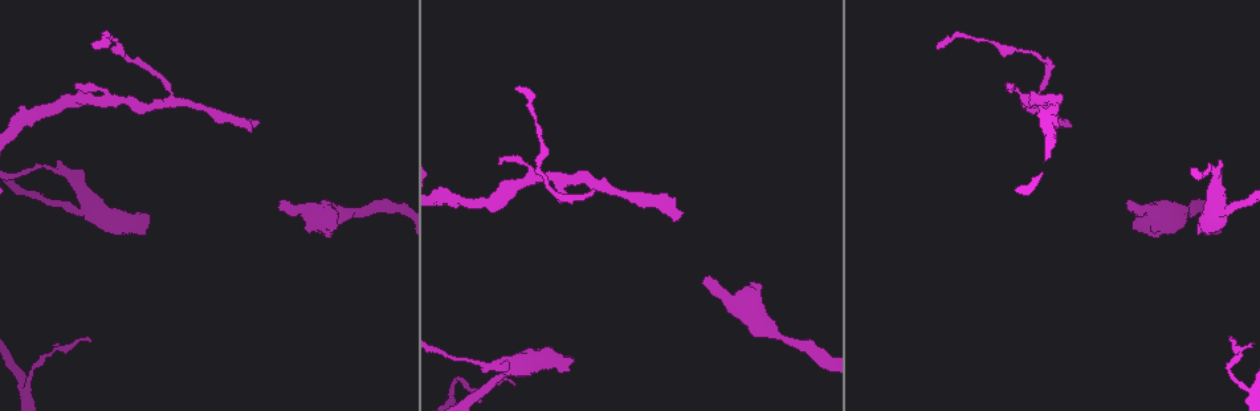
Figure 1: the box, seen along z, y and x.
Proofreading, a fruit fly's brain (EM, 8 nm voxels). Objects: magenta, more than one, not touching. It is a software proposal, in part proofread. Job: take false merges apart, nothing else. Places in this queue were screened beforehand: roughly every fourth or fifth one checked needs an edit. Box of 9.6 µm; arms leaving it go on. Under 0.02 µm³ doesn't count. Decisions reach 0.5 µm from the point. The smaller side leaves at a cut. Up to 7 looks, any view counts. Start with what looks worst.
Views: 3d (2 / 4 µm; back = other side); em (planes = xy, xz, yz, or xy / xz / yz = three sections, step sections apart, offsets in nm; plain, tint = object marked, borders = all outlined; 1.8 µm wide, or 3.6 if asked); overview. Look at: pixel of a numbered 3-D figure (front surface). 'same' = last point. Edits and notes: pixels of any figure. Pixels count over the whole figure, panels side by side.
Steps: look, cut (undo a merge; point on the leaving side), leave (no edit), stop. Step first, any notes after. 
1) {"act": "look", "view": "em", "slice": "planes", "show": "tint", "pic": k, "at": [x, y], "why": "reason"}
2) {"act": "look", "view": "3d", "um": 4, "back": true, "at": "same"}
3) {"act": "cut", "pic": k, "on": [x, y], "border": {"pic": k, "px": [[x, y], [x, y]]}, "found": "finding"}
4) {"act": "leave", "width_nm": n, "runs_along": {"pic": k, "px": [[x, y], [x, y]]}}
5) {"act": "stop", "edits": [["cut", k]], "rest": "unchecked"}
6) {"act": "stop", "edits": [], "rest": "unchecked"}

{"act": "look", "view": "em", "slice": "planes", "show": "tint", "pic": 1, "at": [517, 366], "why": "arms part here"}

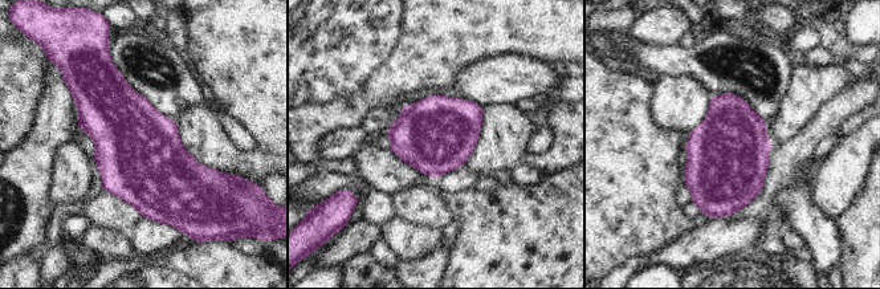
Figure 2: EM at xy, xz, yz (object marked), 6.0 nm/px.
{"act": "leave", "found": "one neuron here"}

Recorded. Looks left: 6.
{"act": "look", "view": "em", "slice": "yz", "step": 16, "show": "tint", "pic": 1, "at": [1245, 389], "why": "sudden change in width"}

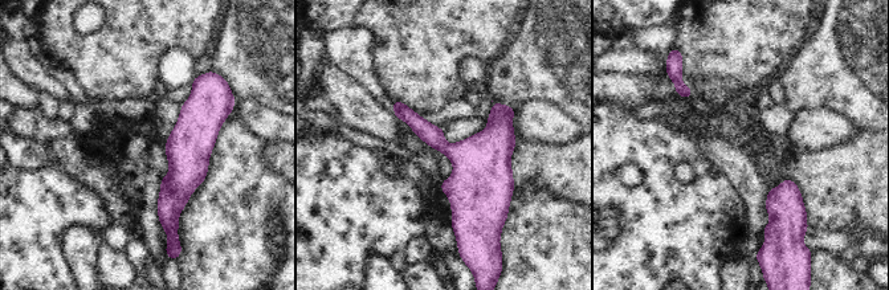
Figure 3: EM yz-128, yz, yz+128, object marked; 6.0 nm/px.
{"act": "leave", "runs_along": {"pic": 3, "px": [[195, 86], [196, 131], [167, 220]]}, "found": "all the same neuron"}

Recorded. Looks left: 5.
{"act": "look", "view": "em", "um": 3.6, "slice": "planes", "show": "borders", "pic": 1, "at": [1152, 212], "why": "calibre changes"}

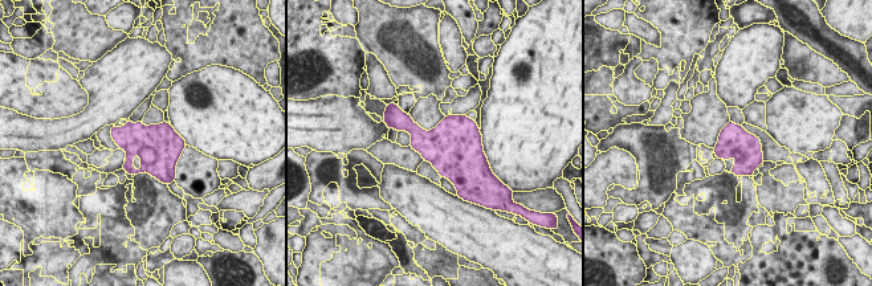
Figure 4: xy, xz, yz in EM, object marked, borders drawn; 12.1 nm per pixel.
{"act": "leave", "found": "continuous, no second neuron"}

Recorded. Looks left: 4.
{"act": "stop", "edits": [], "rest": "unchecked"}

